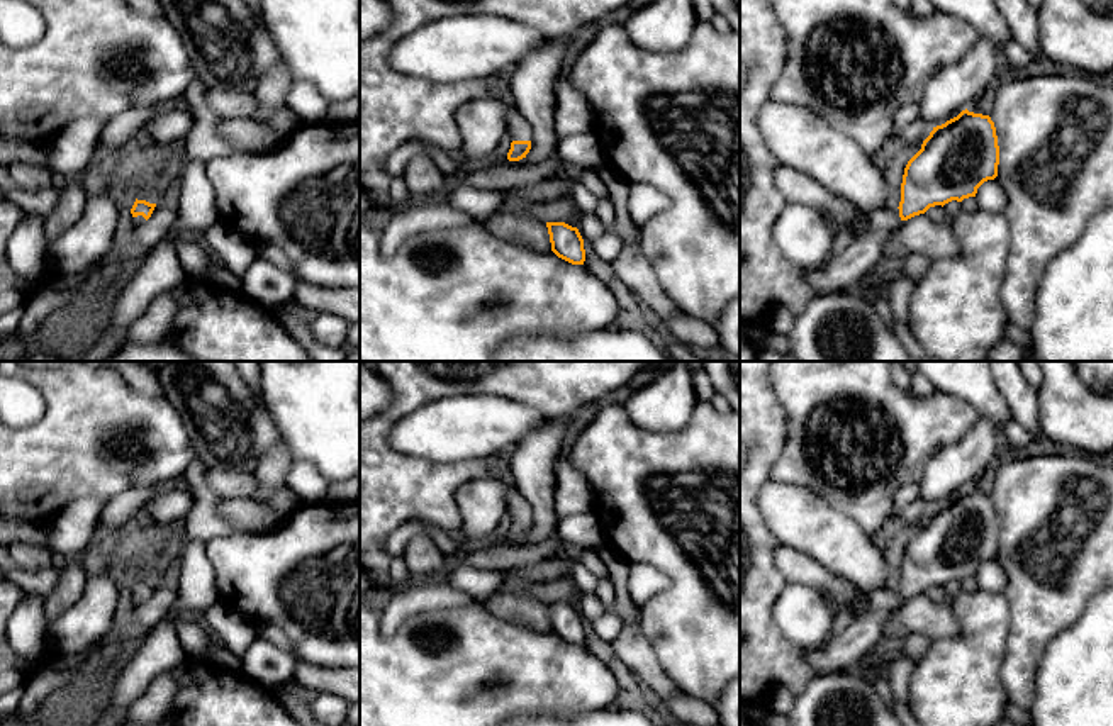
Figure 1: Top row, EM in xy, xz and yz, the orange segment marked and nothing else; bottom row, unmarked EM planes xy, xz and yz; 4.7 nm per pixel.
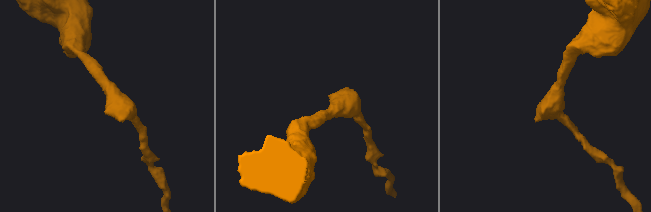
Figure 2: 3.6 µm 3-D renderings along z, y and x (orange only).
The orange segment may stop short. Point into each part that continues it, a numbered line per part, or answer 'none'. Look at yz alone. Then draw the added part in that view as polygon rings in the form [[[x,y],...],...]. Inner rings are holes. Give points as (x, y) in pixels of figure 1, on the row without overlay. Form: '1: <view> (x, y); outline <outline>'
1: yz (840, 653); outline [[[886,587],[869,594],[843,633],[806,655],[821,675],[850,670],[867,656],[884,634],[889,616],[903,604],[899,589]]]

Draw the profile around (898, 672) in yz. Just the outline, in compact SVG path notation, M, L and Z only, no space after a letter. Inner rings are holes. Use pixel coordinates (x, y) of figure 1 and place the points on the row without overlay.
M904 651L886 665L882 673L887 677L894 699L899 702L909 702L909 677L914 663L904 655Z

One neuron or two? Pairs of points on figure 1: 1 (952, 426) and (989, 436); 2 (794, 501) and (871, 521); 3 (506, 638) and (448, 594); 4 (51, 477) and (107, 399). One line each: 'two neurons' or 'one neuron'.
1: two neurons
2: two neurons
3: two neurons
4: one neuron

